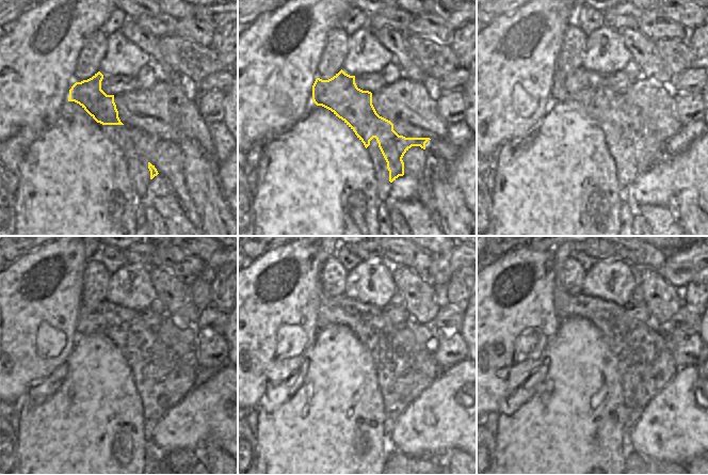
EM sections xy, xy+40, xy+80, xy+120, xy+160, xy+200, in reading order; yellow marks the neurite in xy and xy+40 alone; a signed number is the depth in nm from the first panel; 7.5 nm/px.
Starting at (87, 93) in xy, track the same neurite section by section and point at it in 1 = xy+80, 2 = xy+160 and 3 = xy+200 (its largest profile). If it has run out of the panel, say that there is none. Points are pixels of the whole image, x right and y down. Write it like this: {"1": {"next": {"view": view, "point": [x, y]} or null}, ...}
{"1": {"next": {"view": "xy+80", "point": [617, 116]}}, "2": {"next": {"view": "xy+160", "point": [404, 368]}}, "3": {"next": {"view": "xy+200", "point": [645, 364]}}}

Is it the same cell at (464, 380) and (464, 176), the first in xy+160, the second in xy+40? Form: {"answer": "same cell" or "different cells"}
{"answer": "same cell"}

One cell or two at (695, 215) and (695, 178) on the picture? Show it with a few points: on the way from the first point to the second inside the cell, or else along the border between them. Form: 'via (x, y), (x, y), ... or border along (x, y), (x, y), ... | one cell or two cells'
border along (696, 190), (682, 189), (674, 199) | two cells

